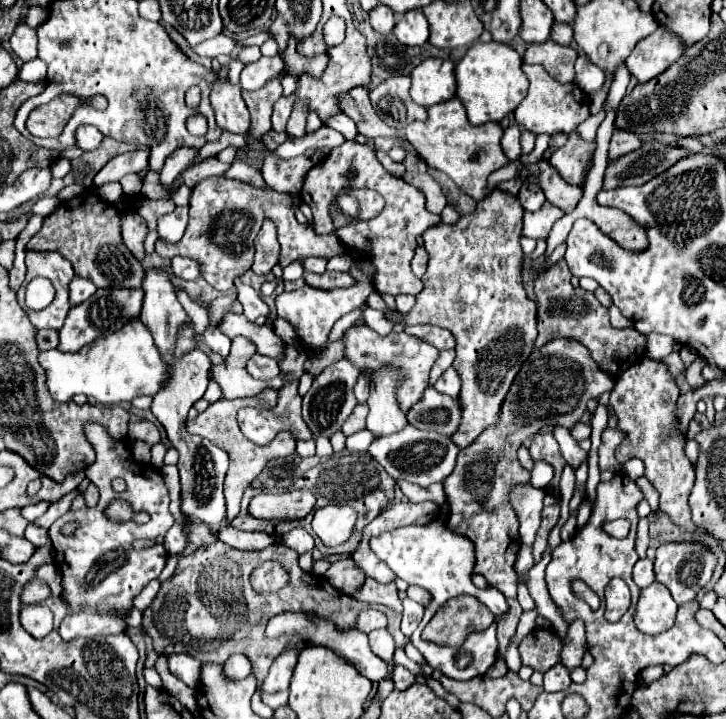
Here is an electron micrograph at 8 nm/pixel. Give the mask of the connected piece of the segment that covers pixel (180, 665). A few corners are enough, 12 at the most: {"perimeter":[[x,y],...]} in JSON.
{"perimeter":[[166,655],[172,675],[200,689],[202,663],[190,655]]}

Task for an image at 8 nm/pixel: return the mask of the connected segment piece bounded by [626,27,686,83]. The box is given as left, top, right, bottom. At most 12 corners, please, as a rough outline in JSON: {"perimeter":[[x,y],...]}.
{"perimeter":[[668,29],[640,39],[626,59],[640,81],[666,71],[686,51]]}

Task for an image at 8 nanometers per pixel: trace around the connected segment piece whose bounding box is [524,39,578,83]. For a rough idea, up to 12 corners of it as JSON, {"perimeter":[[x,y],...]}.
{"perimeter":[[548,39],[530,45],[524,63],[542,65],[556,81],[574,81],[578,51]]}

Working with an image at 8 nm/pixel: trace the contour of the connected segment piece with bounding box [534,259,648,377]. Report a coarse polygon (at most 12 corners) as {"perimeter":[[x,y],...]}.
{"perimeter":[[560,259],[534,281],[538,339],[574,337],[620,377],[646,335],[614,329],[594,293]]}

